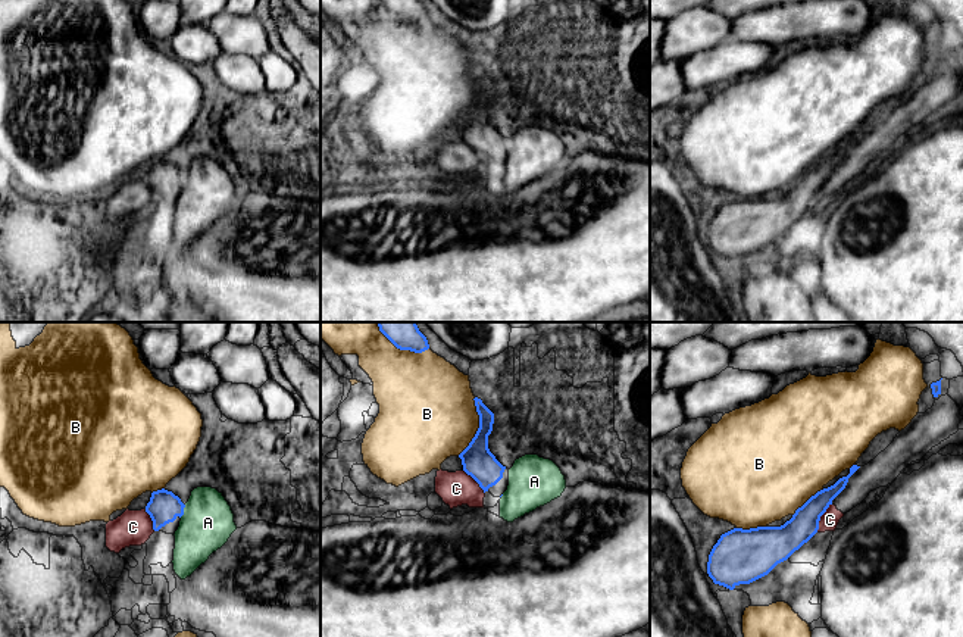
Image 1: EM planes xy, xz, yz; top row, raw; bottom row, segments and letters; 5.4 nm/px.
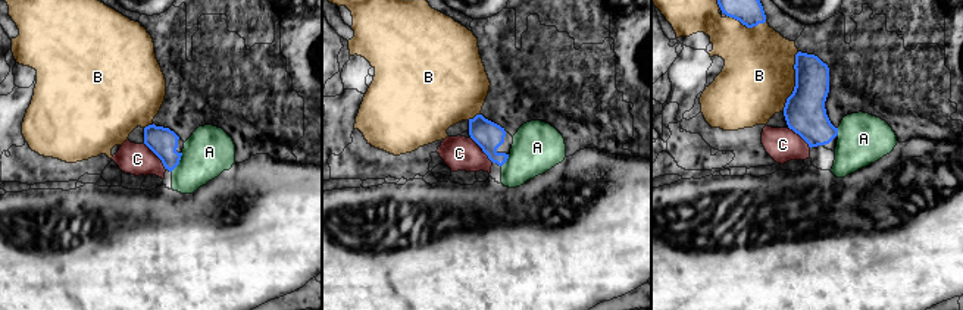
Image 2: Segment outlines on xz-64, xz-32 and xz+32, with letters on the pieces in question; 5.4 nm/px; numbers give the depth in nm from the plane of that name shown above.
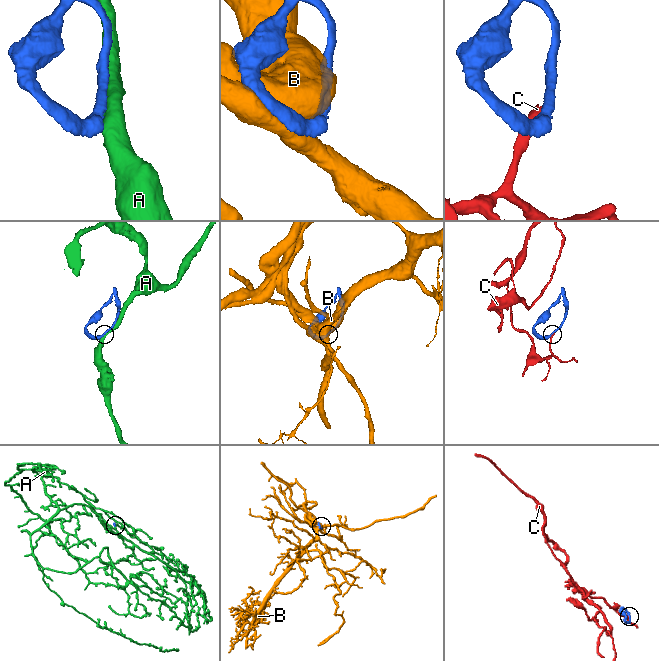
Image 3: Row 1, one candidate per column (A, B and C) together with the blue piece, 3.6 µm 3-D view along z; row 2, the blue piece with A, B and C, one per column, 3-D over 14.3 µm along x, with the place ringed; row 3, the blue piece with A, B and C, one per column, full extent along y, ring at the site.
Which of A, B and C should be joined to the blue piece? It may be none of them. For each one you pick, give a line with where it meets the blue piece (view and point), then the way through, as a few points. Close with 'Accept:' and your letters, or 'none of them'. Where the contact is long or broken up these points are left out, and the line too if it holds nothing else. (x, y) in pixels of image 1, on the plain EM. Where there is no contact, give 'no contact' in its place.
C: meets blue in yz at (819, 189); runs through yz (781, 212), (810, 189), (819, 189), (829, 190)
Accept: C

